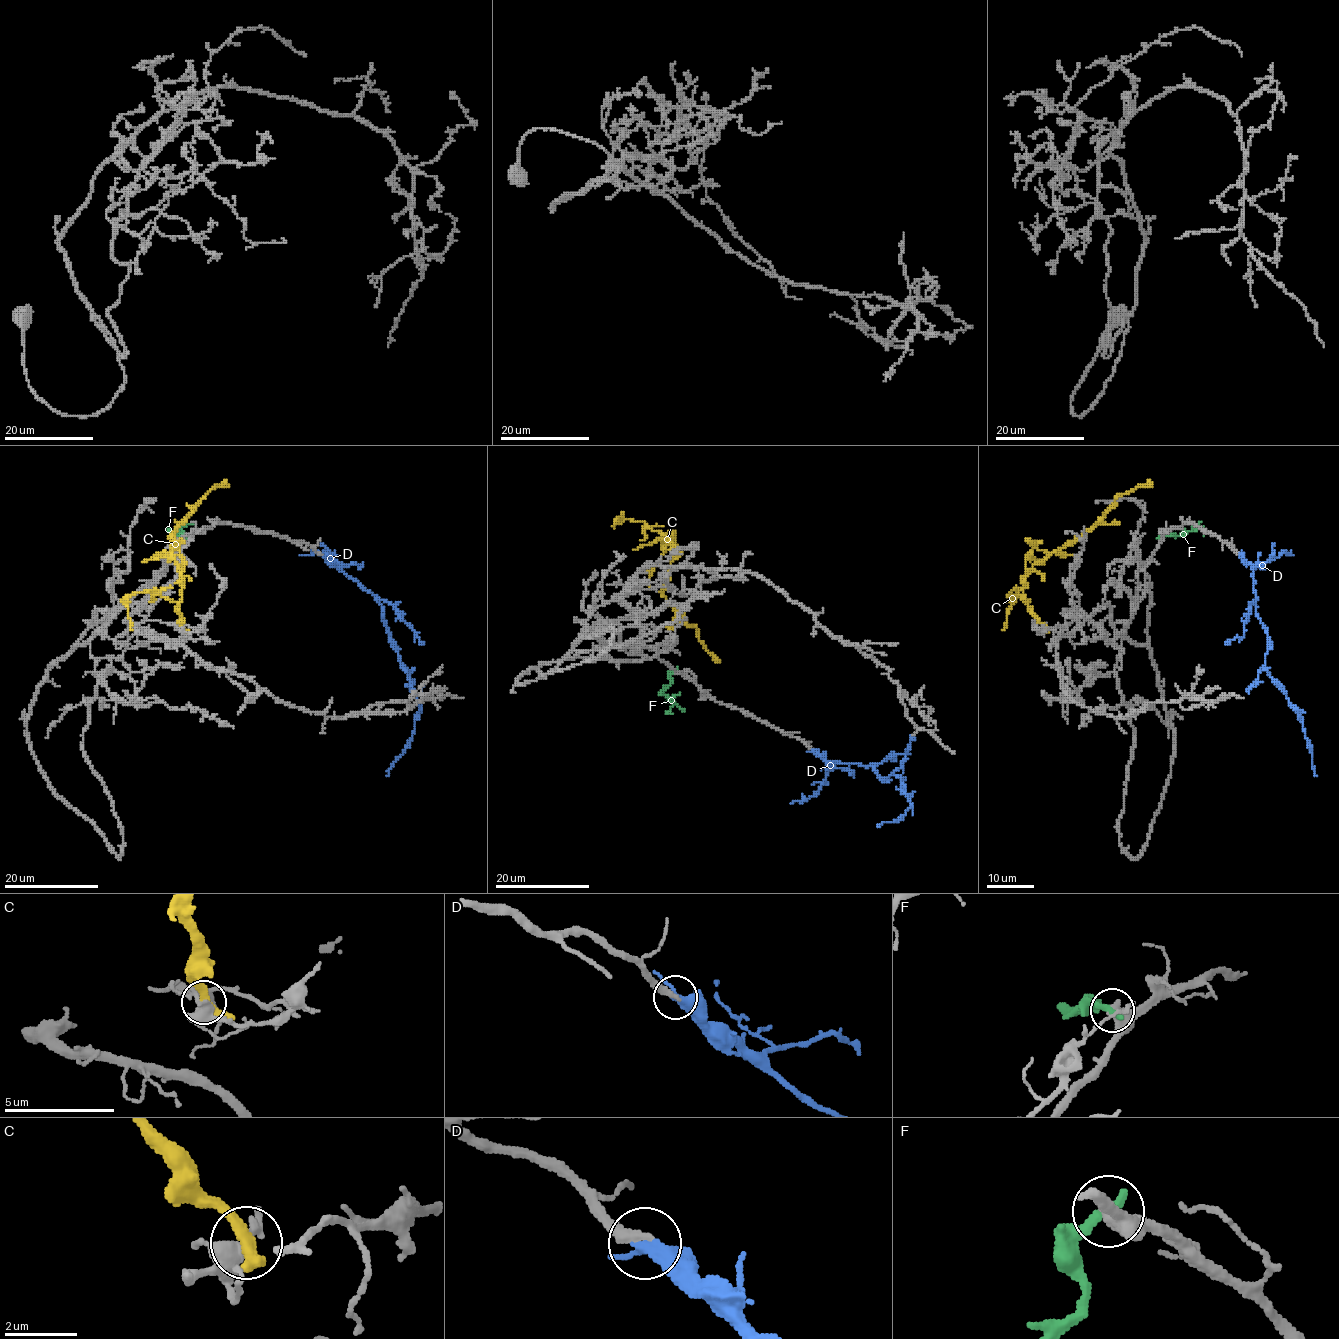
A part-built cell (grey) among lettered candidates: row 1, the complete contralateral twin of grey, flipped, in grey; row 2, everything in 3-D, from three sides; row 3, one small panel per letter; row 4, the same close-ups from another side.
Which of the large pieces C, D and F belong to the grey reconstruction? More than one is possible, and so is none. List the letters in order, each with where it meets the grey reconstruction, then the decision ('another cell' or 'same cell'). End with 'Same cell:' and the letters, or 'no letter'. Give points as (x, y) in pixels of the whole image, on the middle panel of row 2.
C: (673, 555) | another cell
D: (812, 749) | same cell
F: (675, 670) | another cell
Same cell: D

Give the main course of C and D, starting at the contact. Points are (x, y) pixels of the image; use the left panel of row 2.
C: (182, 628), (179, 613), (183, 559), (172, 533), (213, 487), (229, 483)
D: (321, 555), (382, 607), (390, 643), (416, 695), (419, 710), (410, 743), (386, 775)

